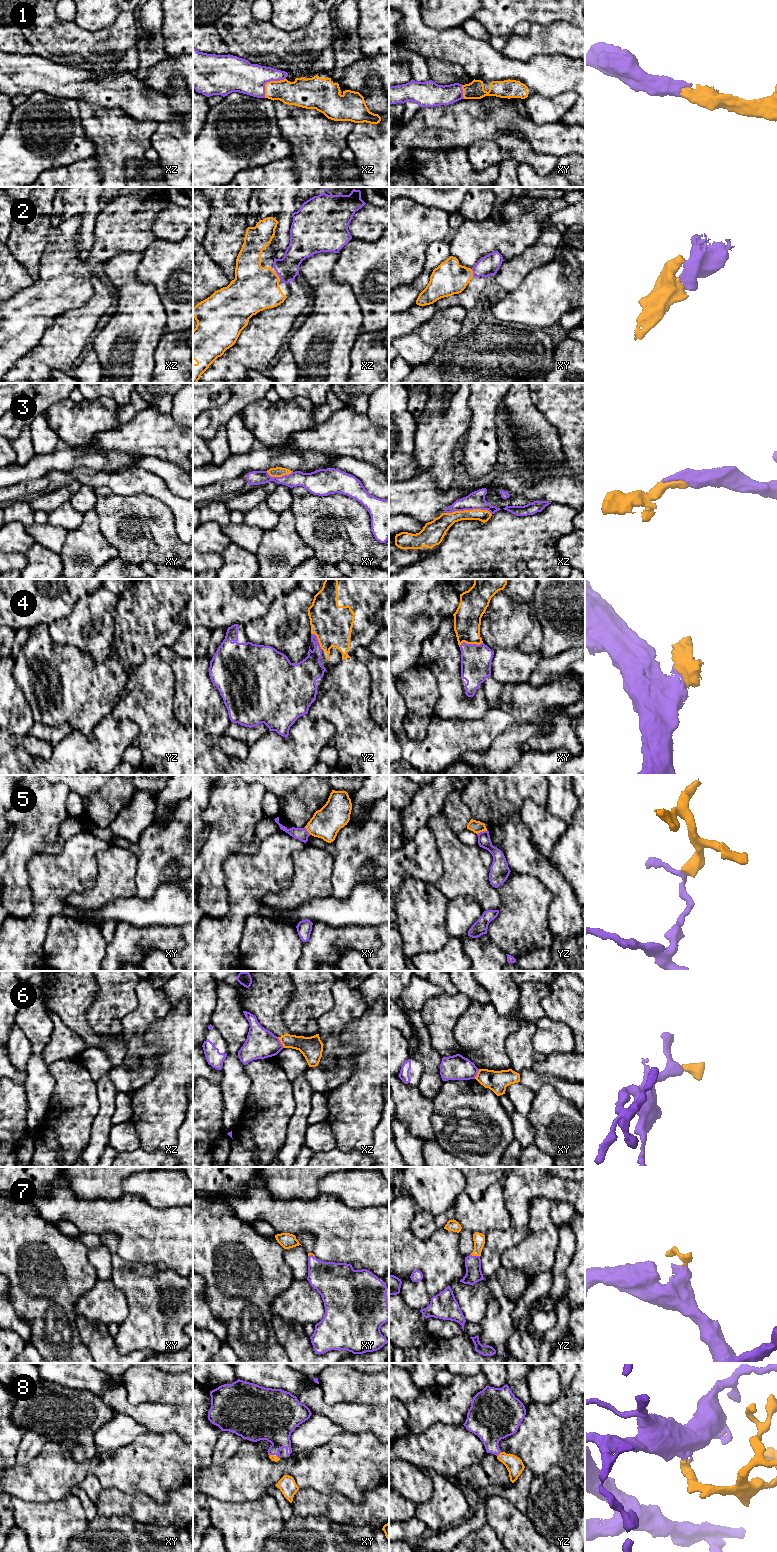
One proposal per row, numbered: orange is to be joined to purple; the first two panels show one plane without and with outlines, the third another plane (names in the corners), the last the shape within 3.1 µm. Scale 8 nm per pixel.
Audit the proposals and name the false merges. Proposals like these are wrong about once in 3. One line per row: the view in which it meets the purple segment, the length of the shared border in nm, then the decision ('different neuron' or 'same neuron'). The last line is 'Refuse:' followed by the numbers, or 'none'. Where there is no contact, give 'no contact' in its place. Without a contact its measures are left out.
1: xz | 240 nm | same neuron
2: xz | 80 nm | same neuron
3: xz | 360 nm | same neuron
4: xy | 190 nm | same neuron
5: yz | 90 nm | different neuron
6: xz | 110 nm | different neuron
7: yz | 80 nm | same neuron
8: yz | 50 nm | same neuron
Refuse: 5, 6

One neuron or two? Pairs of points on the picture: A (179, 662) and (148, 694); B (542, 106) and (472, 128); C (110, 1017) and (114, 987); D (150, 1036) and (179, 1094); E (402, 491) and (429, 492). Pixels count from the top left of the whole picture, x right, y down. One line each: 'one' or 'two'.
A: two
B: two
C: one
D: one
E: one

